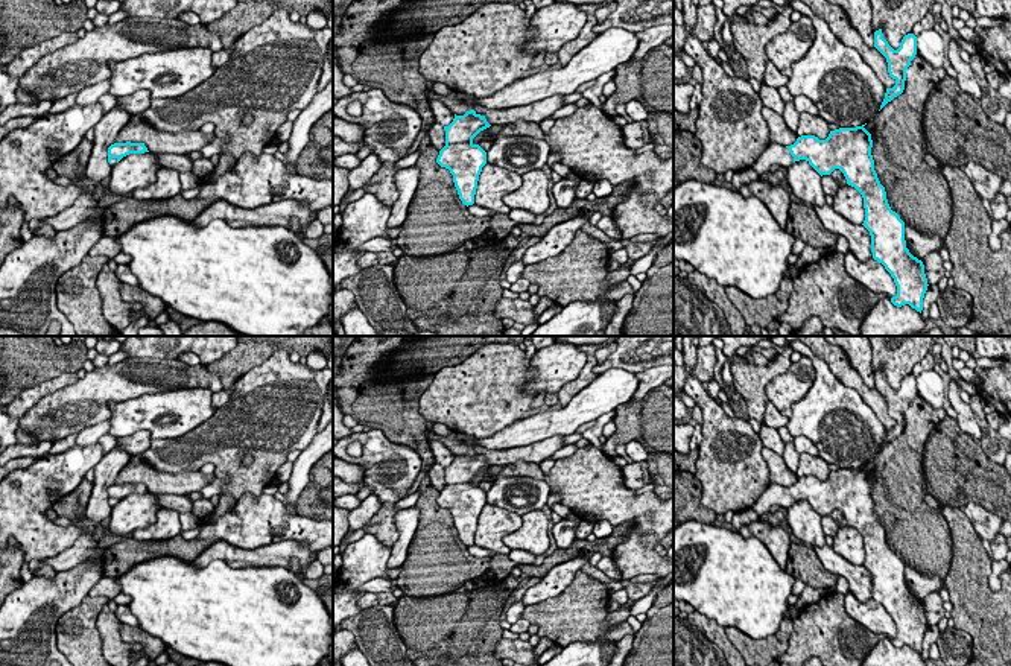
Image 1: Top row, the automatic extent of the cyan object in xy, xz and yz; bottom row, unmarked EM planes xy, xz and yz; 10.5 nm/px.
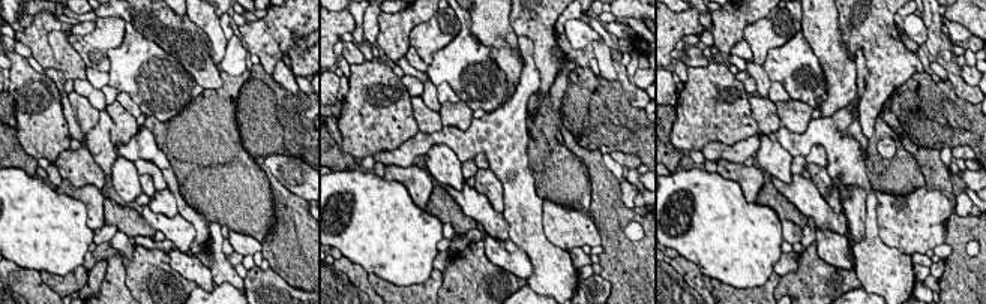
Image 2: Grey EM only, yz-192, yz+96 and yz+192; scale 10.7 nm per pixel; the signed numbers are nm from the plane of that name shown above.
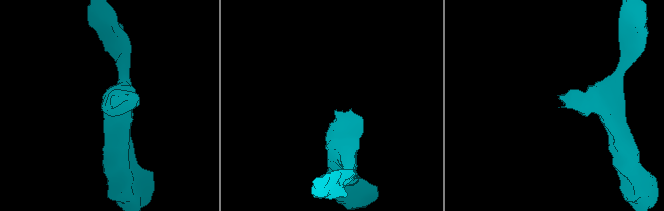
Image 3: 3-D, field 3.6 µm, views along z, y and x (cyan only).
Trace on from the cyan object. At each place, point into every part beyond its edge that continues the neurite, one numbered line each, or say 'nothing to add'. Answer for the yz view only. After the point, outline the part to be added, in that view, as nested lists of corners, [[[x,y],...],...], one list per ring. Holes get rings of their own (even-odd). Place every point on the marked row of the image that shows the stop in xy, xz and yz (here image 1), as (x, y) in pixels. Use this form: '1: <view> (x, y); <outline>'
1: yz (774, 154); [[[769,143],[751,169],[759,175],[759,178],[769,172],[772,164],[789,167],[794,163],[794,157],[789,149],[783,144]]]

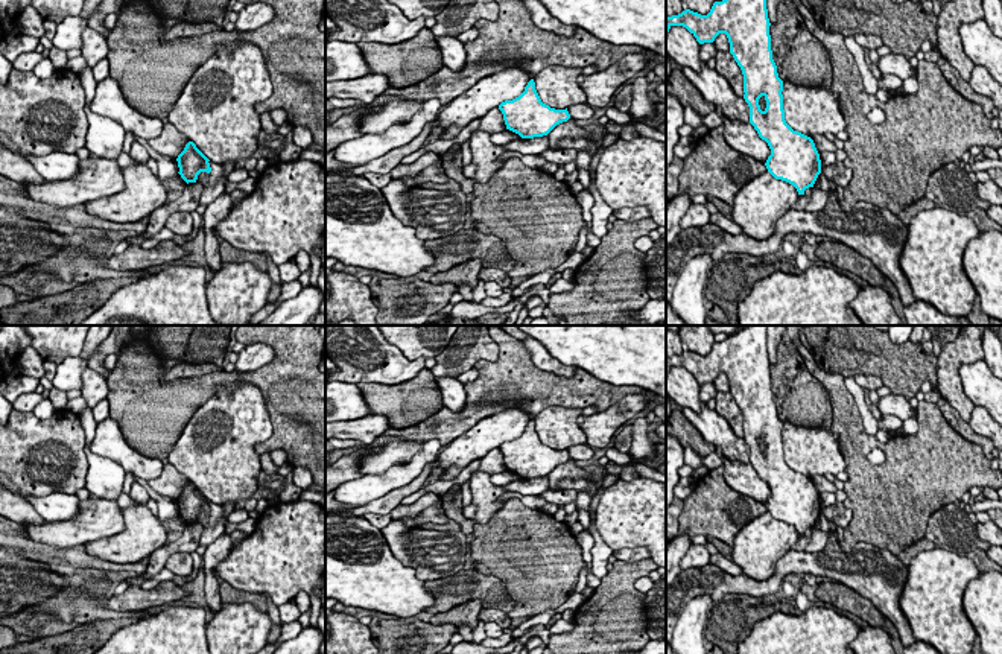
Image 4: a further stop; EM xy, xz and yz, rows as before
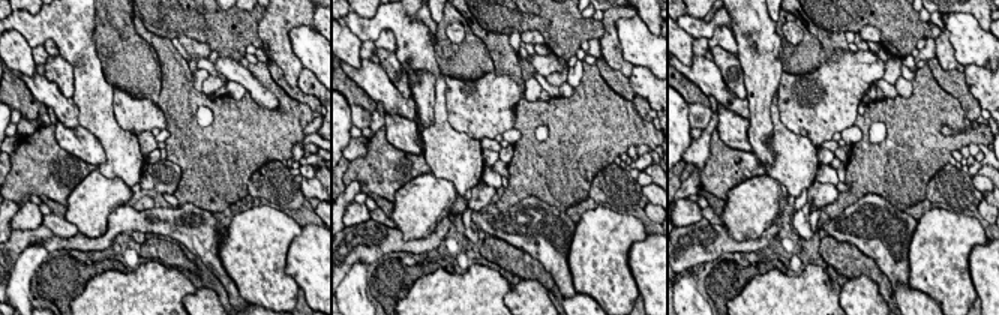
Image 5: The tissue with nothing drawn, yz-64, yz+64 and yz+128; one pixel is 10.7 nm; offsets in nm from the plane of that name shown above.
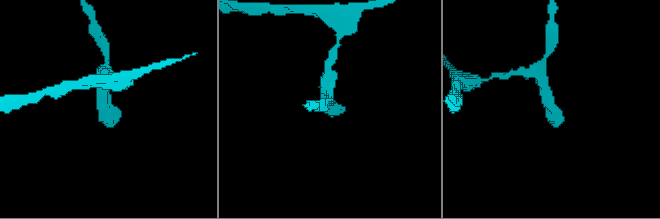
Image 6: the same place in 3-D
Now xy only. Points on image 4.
nothing to add

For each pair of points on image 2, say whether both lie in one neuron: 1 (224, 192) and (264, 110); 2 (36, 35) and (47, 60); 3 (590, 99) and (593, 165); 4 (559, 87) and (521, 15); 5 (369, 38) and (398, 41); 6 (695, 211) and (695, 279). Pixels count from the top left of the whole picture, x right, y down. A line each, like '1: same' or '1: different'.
1: different
2: same
3: different
4: different
5: different
6: different

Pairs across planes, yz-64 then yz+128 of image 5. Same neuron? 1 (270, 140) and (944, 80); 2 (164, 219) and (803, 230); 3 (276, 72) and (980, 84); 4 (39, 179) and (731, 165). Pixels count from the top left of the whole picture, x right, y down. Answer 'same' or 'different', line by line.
1: different
2: different
3: different
4: same

